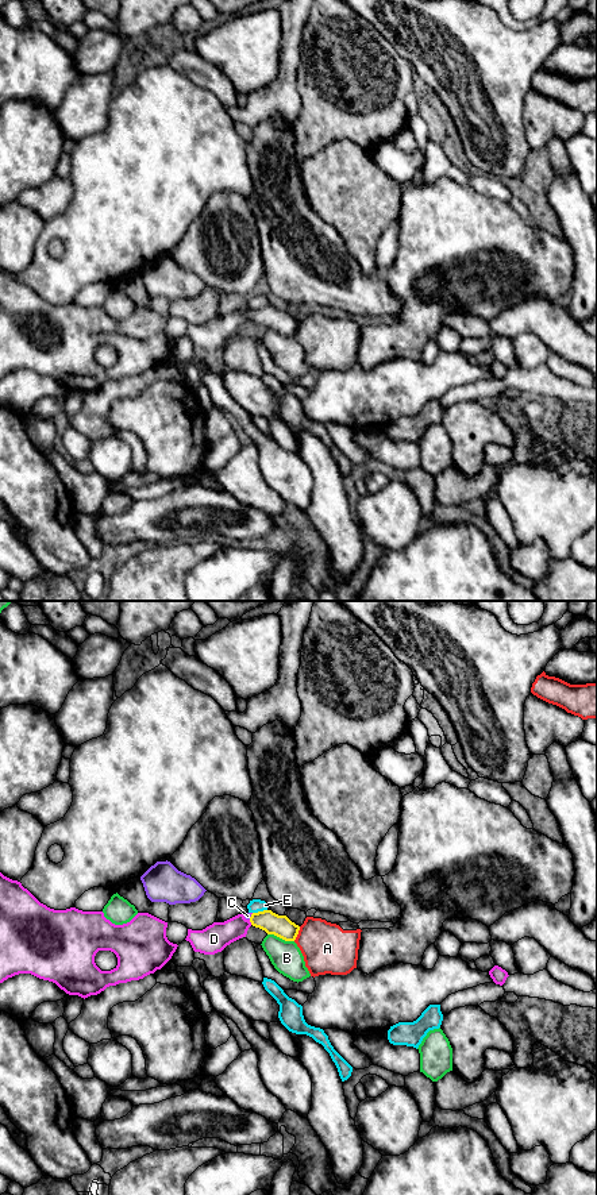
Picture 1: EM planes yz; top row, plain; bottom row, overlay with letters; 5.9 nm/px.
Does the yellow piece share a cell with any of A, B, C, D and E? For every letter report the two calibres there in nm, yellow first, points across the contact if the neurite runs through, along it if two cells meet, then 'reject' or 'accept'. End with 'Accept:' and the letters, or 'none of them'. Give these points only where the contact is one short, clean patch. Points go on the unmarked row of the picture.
A: 130 nm thick on the yellow side, 300 nm on the other; reject
B: 130 nm thick on the yellow side, 190 nm on the other; reject
C: 130 nm thick on the yellow side, 40 nm on the other; runs through yz (281, 322), (266, 315), (250, 312), (247, 311); accept
D: 130 nm thick on the yellow side, 170 nm on the other; reject
E: 130 nm thick on the yellow side, 80 nm on the other; border along yz (266, 304), (253, 308); reject
Accept: C

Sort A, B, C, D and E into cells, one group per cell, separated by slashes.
A / B / C / D / E

